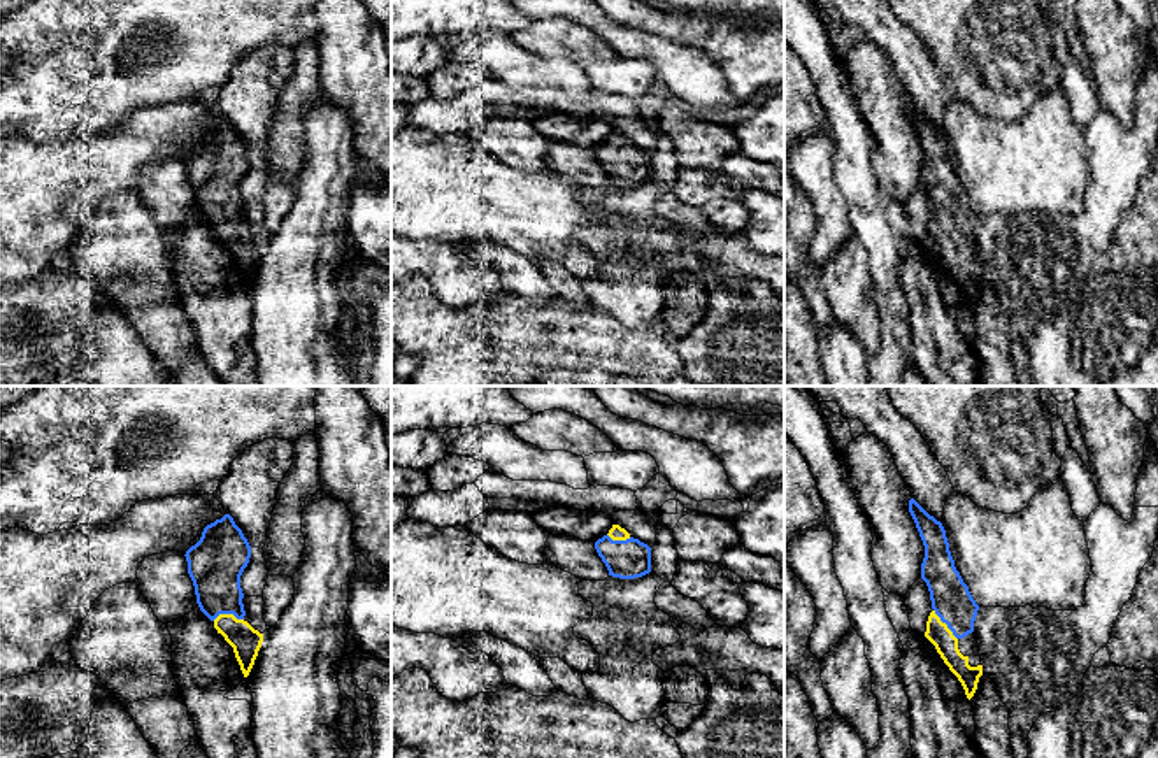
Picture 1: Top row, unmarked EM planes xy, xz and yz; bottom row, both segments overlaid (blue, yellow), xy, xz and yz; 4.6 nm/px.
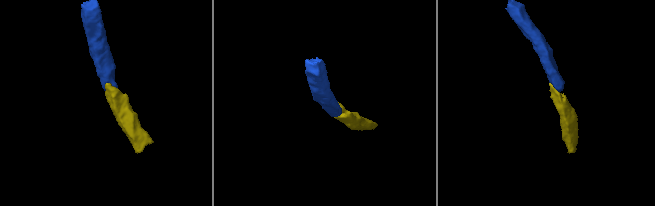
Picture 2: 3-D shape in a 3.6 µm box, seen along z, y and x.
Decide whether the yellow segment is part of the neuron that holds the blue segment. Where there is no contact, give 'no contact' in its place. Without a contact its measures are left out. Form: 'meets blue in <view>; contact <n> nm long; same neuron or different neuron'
meets blue in yz; contact 180 nm long; same neuron

